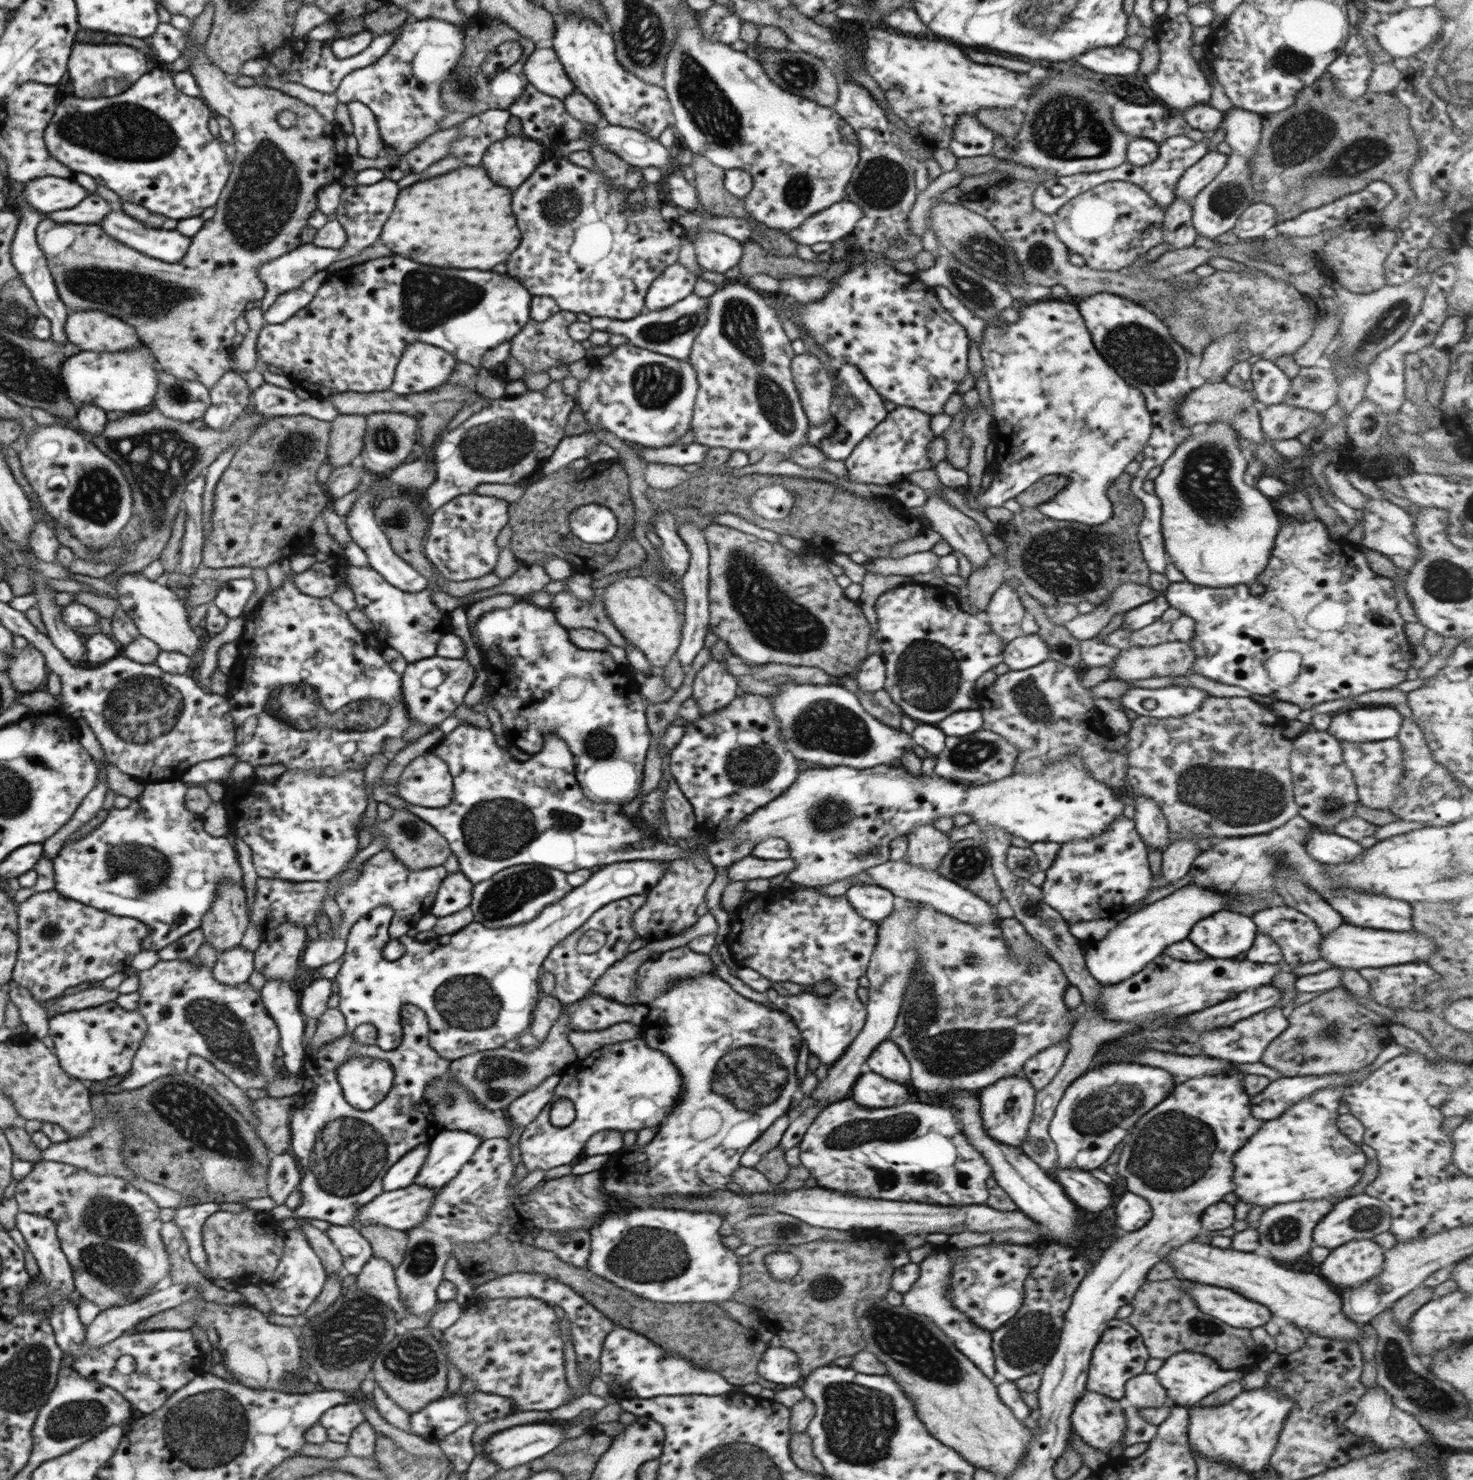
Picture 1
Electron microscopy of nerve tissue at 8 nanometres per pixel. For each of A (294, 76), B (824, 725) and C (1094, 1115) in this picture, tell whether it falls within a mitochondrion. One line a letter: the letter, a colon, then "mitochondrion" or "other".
A: other
B: mitochondrion
C: mitochondrion

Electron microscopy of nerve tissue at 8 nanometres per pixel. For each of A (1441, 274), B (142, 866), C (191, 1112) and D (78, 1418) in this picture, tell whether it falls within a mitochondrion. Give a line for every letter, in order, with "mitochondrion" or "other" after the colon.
A: other
B: mitochondrion
C: mitochondrion
D: mitochondrion

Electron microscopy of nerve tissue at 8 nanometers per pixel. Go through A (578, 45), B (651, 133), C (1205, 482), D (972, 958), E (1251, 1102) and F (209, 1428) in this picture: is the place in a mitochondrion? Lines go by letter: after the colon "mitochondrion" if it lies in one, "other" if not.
A: other
B: other
C: mitochondrion
D: mitochondrion
E: other
F: mitochondrion

